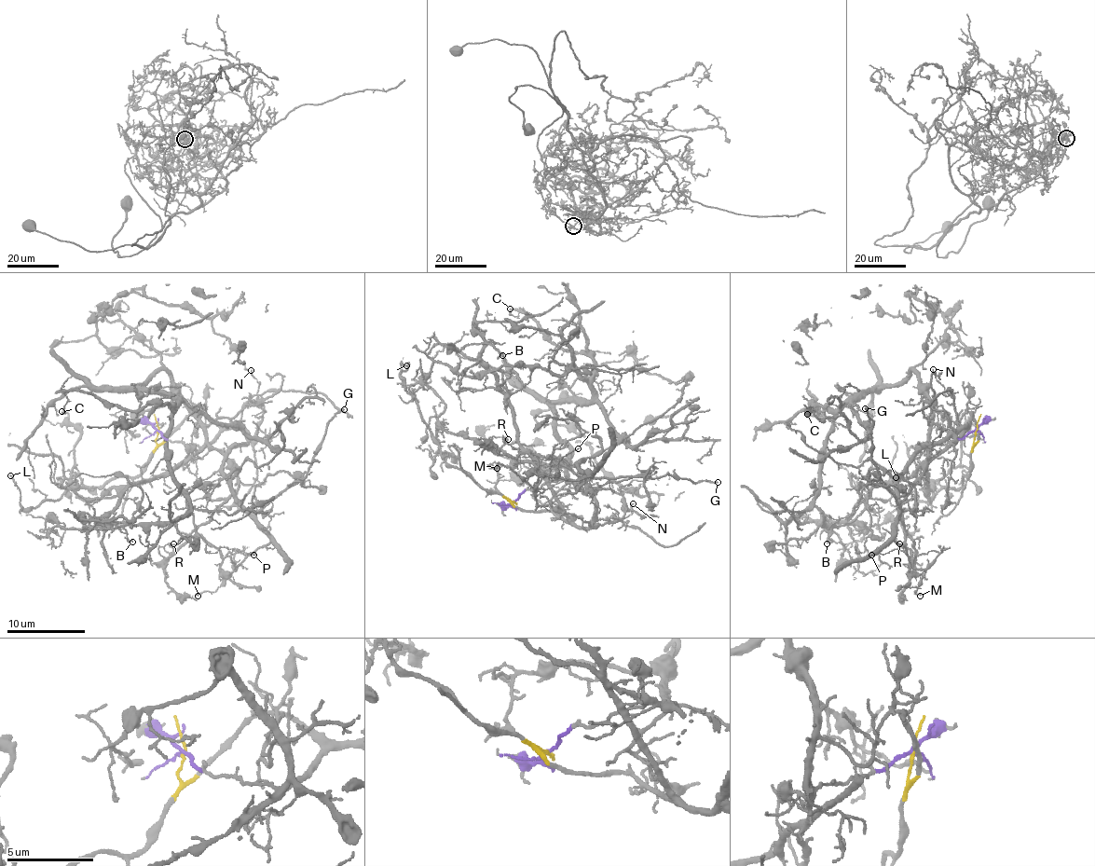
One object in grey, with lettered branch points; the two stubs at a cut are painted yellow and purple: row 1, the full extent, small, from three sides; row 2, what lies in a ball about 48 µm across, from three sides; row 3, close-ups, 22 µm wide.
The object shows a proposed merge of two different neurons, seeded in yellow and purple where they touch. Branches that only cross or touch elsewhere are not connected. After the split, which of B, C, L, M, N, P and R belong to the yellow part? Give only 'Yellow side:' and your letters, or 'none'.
Yellow side: L, M, N, P

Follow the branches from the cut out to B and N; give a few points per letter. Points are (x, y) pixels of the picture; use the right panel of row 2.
B: (976, 430), (929, 443), (932, 414), (912, 371), (858, 392), (822, 449), (816, 506), (836, 524), (827, 543)
N: (976, 430), (974, 442), (977, 444), (978, 430), (971, 412), (969, 425), (956, 423), (950, 393), (932, 368)

